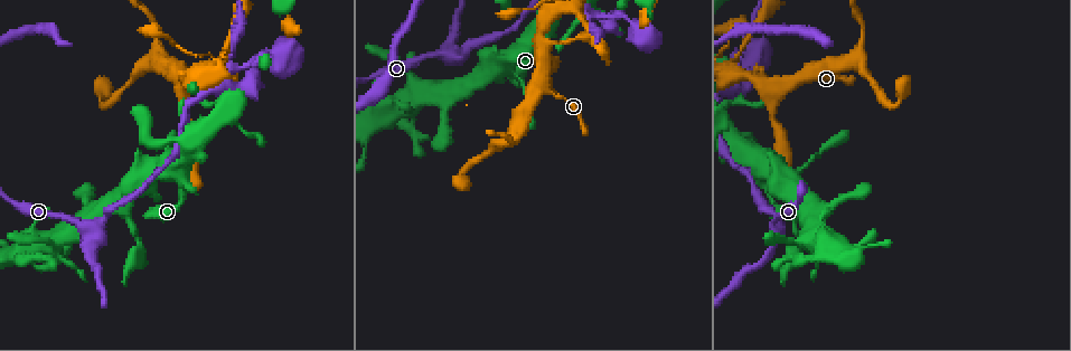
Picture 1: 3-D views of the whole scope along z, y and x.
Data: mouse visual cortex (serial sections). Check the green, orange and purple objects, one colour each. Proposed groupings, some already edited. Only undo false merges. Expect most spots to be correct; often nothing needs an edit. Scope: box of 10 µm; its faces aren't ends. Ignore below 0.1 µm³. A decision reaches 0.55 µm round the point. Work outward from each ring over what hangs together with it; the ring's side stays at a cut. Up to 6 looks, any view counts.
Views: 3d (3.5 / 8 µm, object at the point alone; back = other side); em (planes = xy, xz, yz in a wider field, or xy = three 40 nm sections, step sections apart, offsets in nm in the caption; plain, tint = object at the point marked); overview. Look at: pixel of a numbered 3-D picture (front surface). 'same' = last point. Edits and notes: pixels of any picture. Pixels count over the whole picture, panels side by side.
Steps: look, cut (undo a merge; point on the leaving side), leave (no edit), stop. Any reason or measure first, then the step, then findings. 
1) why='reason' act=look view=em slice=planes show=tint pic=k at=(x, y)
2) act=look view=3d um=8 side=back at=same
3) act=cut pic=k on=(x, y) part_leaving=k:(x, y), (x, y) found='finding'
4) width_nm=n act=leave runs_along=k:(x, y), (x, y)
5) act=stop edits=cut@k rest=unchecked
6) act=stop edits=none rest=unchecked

why='branch point' act=look view=3d um=3.5 pic=1 at=(446, 54)

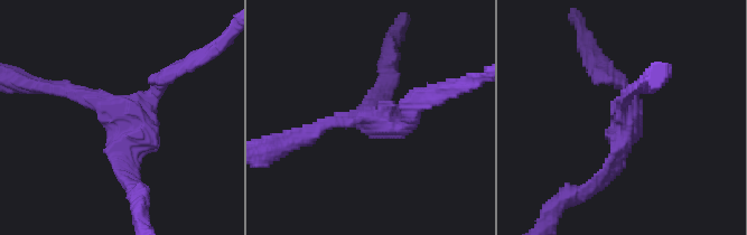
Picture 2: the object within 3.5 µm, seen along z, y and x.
act=look view=em slice=xy step=1 show=tint pic=2 at=(371, 122)

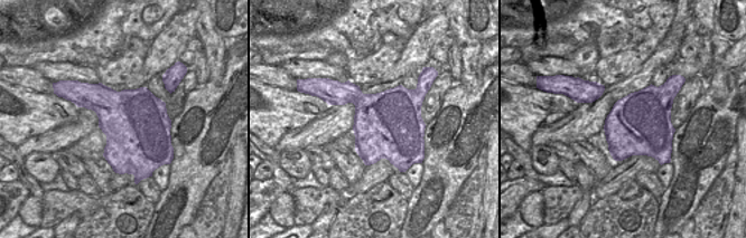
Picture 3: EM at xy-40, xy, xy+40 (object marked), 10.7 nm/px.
act=leave runs_along=2:(306, 131), (420, 105) found='all the same cell'

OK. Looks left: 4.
why='a narrow waist' act=look view=3d um=8 side=back pic=1 at=(242, 88)

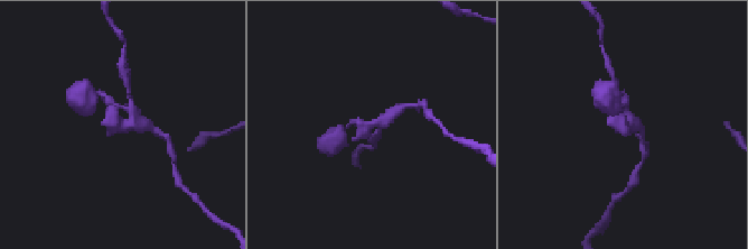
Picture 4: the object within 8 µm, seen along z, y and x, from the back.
act=look view=em slice=planes show=tint at=same

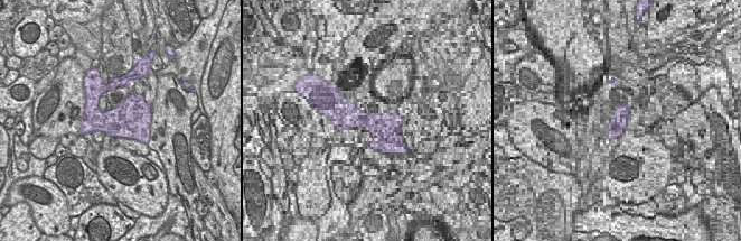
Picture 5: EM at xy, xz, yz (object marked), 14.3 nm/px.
act=leave found='continuous, no second cell'

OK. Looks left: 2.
act=stop edits=none rest=unchecked

